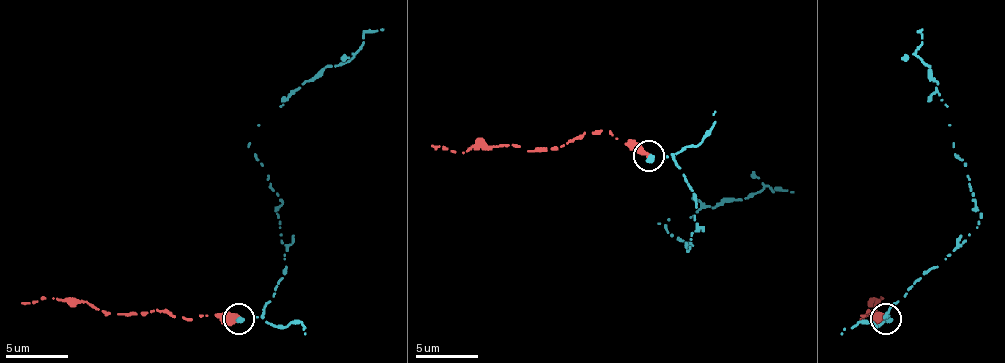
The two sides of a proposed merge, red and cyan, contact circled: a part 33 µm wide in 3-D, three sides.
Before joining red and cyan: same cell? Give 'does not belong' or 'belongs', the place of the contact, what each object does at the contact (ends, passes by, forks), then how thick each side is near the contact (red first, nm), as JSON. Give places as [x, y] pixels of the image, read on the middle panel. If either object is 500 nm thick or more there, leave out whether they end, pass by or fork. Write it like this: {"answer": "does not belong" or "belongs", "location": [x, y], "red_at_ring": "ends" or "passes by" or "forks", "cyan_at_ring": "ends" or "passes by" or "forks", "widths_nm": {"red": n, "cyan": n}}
{"answer": "does not belong", "location": [649, 156], "widths_nm": {"red": 500, "cyan": 360}}

